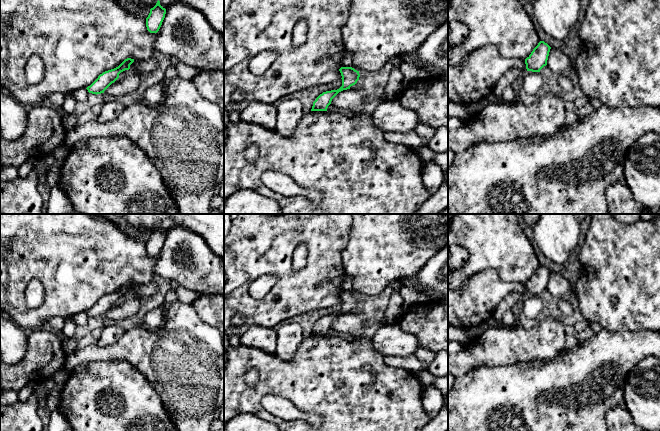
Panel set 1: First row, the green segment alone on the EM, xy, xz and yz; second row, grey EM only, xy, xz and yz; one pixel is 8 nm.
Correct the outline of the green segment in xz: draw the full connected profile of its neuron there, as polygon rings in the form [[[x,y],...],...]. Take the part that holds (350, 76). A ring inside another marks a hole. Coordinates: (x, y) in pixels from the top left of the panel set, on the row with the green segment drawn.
[[[341,67],[339,69],[342,76],[342,86],[337,90],[326,91],[320,94],[313,102],[311,111],[327,111],[332,99],[341,91],[350,89],[359,80],[359,71],[352,67]]]

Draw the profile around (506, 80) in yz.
[[[510,69],[496,82],[492,91],[498,102],[502,102],[504,89],[507,86],[510,86],[514,80],[521,81],[525,72],[526,71],[522,71],[520,69]]]

